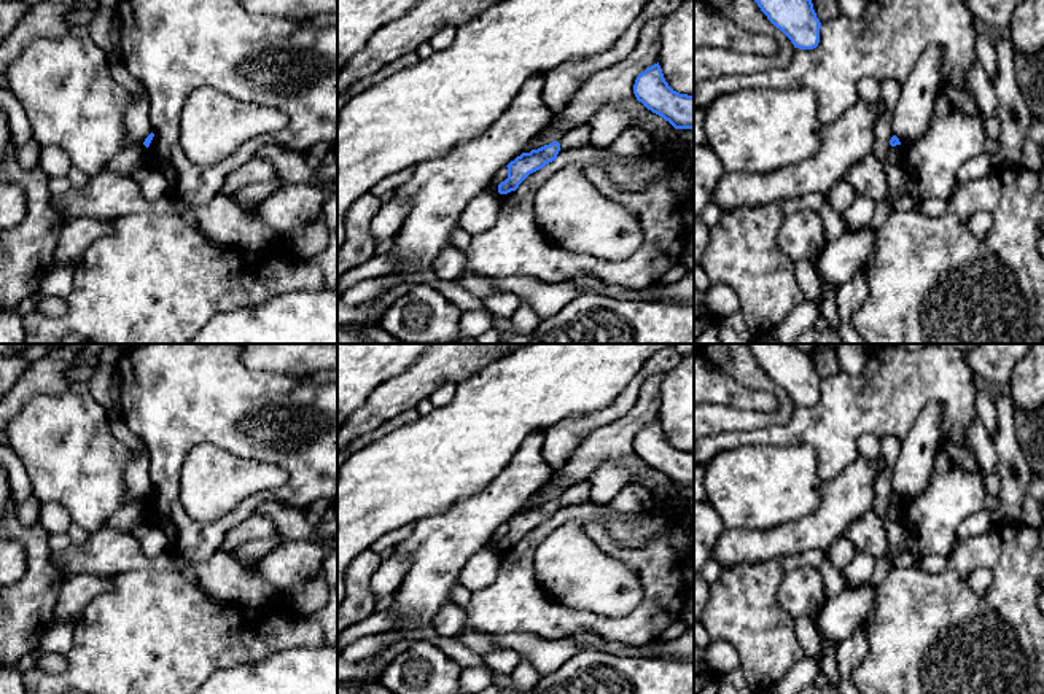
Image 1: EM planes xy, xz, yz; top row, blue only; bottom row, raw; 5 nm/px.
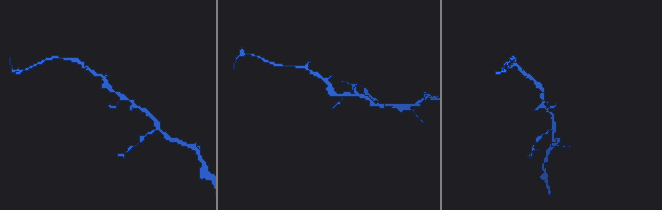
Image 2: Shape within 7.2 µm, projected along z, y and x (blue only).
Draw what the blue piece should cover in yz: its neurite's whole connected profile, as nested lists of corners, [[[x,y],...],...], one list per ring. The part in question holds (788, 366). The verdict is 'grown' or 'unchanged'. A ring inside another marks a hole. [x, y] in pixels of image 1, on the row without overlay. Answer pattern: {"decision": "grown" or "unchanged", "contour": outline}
{"decision": "unchanged", "contour": [[[746,344],[767,376],[799,406],[813,406],[820,400],[821,379],[812,355],[794,344]]]}

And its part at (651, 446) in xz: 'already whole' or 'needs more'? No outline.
already whole

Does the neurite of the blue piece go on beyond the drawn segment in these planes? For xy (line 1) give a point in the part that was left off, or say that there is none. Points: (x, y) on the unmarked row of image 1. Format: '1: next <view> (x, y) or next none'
1: next none

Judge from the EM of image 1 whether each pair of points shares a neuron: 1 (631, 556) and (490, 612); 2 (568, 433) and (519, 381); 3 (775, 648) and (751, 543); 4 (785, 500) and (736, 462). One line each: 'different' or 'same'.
1: same
2: different
3: different
4: same

